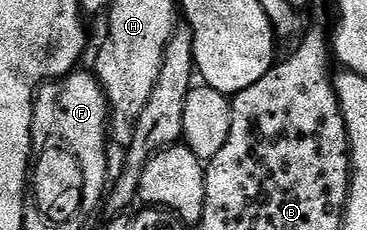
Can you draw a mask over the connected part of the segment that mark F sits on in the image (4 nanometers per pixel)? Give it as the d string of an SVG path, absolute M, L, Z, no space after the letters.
M82 69L74 70L64 76L63 82L50 81L36 92L33 104L33 129L38 136L54 135L56 142L64 147L72 158L76 159L82 169L81 206L87 212L97 207L97 202L102 202L107 191L107 180L109 175L109 155L105 152L105 142L110 142L109 134L109 103L105 99L105 91L101 88L101 82L97 80L96 74L89 75Z

